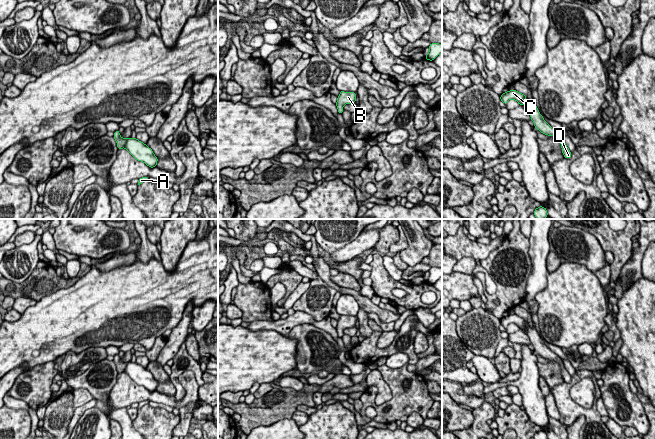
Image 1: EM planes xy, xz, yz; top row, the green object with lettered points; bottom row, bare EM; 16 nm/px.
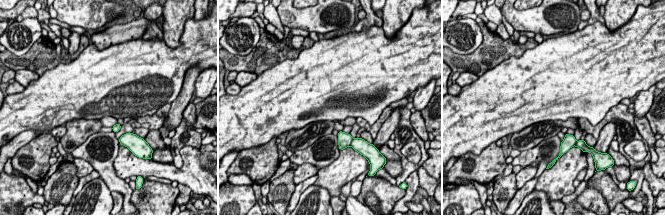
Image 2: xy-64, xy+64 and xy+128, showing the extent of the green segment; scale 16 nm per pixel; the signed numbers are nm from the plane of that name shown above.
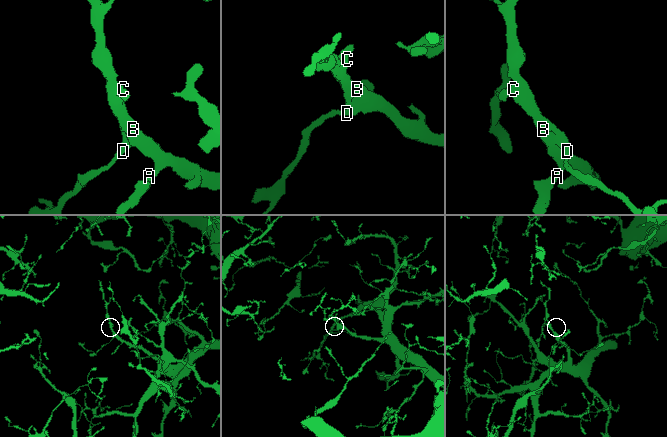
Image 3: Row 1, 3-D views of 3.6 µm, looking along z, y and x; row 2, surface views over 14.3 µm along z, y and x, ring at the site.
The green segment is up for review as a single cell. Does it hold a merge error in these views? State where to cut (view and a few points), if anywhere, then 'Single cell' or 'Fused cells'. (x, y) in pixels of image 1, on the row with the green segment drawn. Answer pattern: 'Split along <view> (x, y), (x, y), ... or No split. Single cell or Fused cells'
No split. Single cell

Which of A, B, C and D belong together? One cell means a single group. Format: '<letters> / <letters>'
A B C D

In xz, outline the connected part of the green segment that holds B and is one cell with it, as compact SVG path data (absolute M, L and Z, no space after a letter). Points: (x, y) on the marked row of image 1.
M340 91L339 96L337 97L336 106L338 113L343 113L343 106L346 104L352 104L356 102L356 93L355 92L344 92Z

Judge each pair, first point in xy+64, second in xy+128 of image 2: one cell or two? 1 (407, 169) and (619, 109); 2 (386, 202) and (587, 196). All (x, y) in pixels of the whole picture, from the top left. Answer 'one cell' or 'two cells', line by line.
1: one cell
2: two cells

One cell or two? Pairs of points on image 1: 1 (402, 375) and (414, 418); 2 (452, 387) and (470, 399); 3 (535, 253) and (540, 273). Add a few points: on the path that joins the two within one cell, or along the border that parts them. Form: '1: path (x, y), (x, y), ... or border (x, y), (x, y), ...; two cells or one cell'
1: border (423, 418), (416, 412), (412, 412), (405, 420); two cells
2: path (453, 392), (460, 399), (465, 399); one cell
3: path (538, 258), (539, 268); one cell

